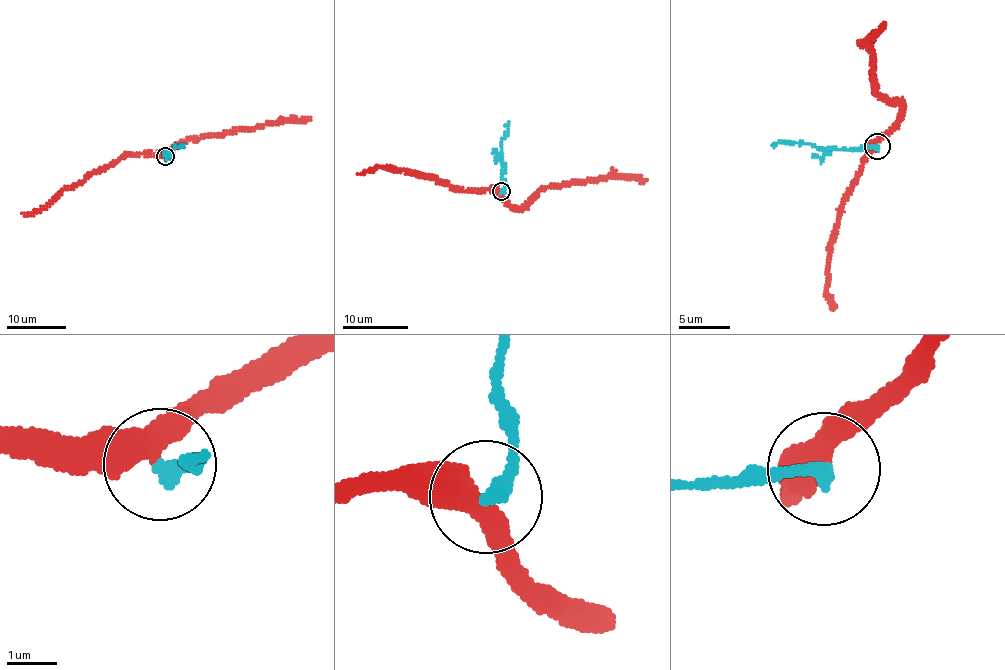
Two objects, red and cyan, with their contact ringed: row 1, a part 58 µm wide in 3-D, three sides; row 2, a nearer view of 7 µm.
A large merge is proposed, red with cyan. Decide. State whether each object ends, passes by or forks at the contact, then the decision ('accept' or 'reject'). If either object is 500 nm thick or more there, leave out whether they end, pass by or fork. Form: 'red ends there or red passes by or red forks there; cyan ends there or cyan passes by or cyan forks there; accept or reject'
red passes by; cyan ends there; reject

